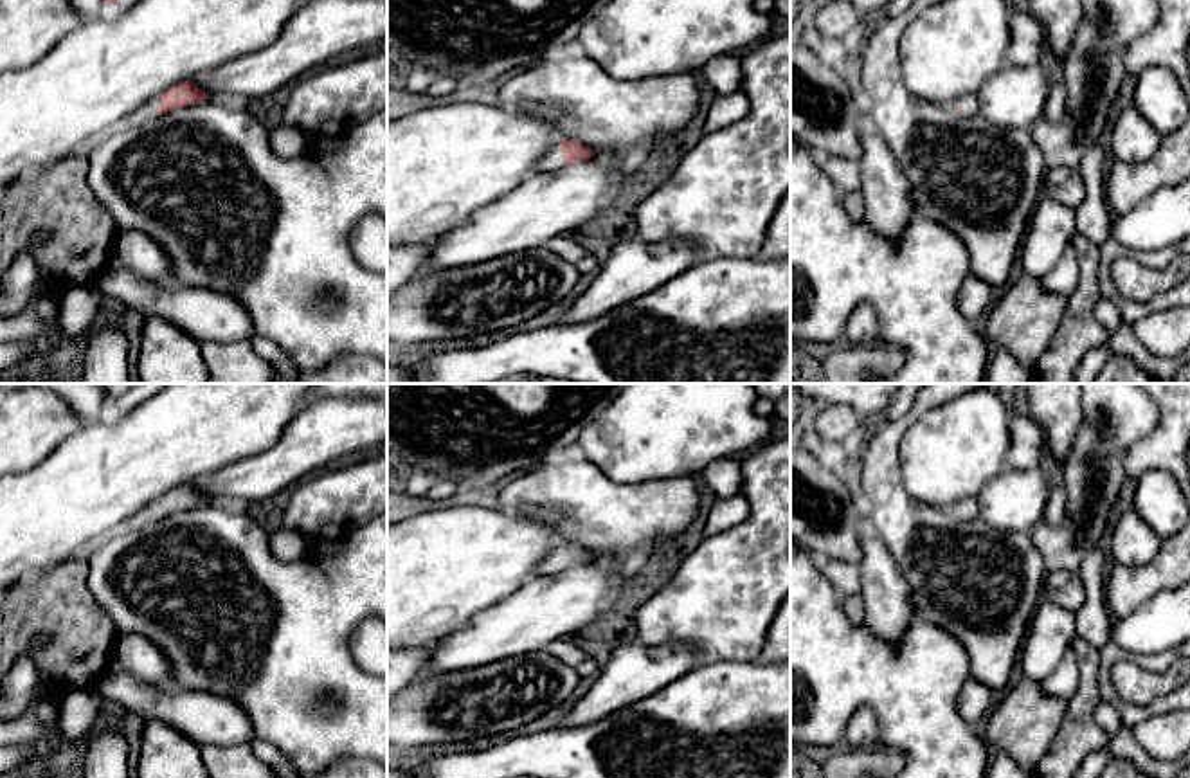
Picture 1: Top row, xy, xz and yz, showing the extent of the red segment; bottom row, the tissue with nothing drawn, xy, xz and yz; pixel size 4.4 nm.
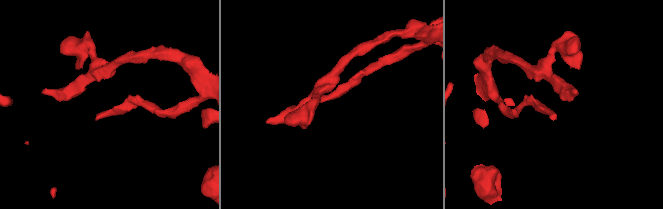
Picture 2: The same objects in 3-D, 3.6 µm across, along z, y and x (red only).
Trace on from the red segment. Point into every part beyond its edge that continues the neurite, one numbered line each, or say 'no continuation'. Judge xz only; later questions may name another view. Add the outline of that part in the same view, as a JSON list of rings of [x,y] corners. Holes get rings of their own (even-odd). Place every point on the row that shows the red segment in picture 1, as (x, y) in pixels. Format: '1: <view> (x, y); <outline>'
1: xz (551, 161); [[[554,148],[551,153],[547,153],[536,166],[535,173],[540,171],[553,171],[562,166],[562,151],[560,148]]]

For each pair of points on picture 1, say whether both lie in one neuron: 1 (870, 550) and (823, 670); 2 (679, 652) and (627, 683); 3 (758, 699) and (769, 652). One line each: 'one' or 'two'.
1: two
2: one
3: two

